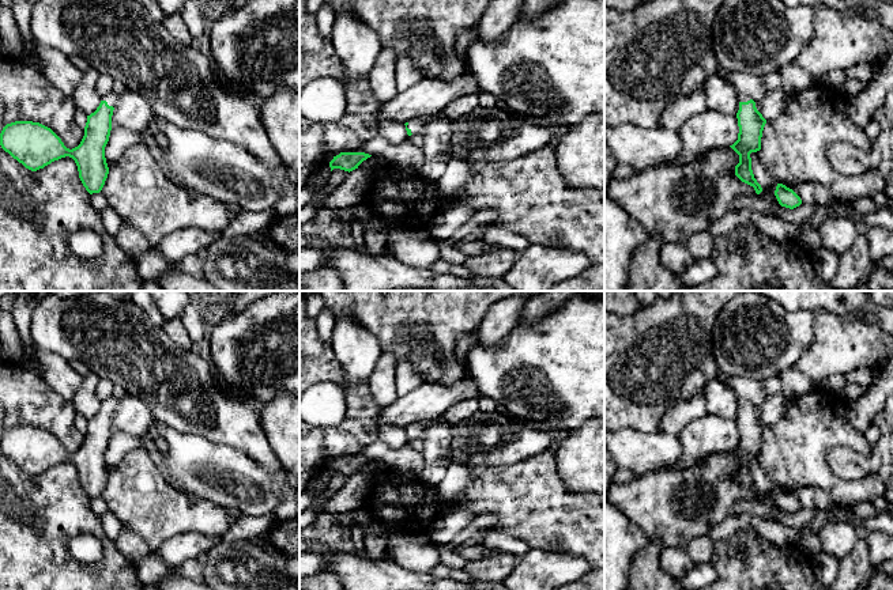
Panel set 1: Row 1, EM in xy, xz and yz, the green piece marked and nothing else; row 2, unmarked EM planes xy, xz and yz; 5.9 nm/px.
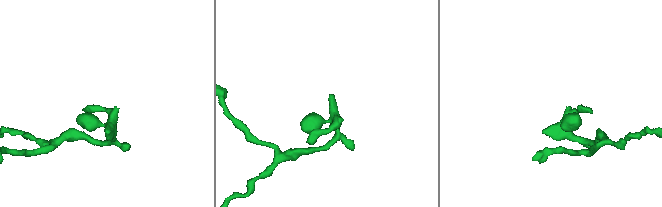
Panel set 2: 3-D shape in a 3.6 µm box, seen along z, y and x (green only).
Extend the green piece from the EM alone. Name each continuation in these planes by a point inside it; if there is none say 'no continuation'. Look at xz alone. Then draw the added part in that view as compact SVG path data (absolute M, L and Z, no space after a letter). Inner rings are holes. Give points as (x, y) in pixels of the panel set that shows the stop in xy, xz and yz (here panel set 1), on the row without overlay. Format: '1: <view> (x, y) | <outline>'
1: xz (415, 428) | M444 417L417 421L417 423L412 423L411 426L408 426L407 432L411 435L412 439L418 439L422 436L422 432L427 426L434 424L434 423L440 423L440 421L444 421Z

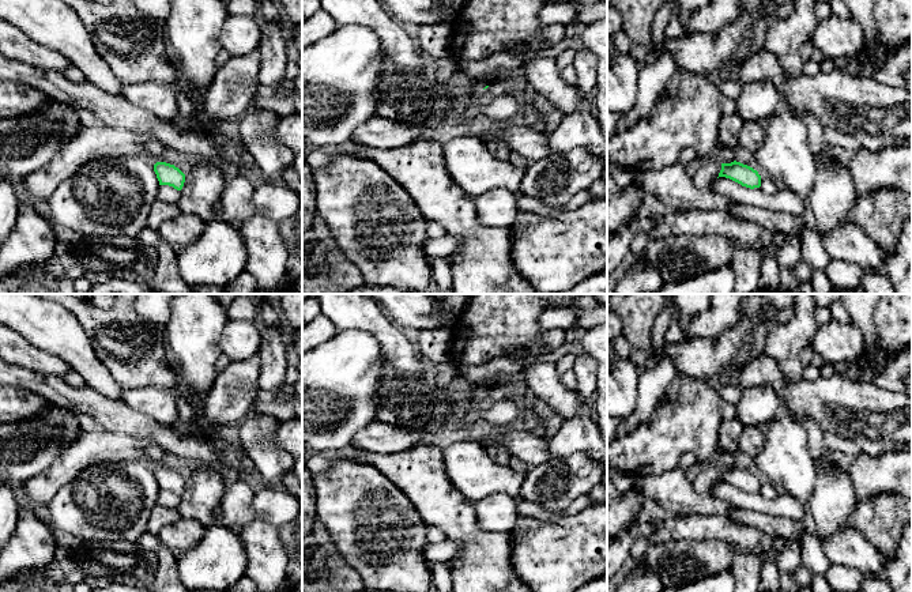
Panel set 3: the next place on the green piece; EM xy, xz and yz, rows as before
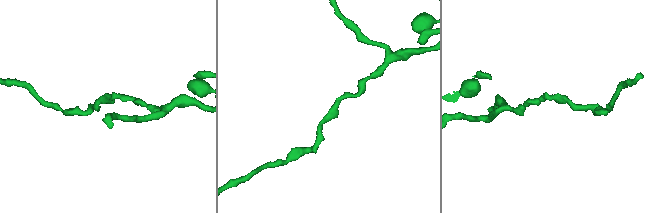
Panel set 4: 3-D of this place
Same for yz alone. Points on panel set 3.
no continuation

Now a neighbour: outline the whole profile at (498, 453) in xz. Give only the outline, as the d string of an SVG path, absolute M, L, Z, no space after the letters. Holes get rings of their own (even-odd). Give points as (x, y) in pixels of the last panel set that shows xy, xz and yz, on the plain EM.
M490 445L486 448L487 455L501 465L509 465L510 453L502 445Z

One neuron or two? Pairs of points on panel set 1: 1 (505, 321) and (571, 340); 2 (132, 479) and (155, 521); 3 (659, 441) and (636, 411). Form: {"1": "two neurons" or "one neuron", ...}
{"1": "two neurons", "2": "one neuron", "3": "two neurons"}

